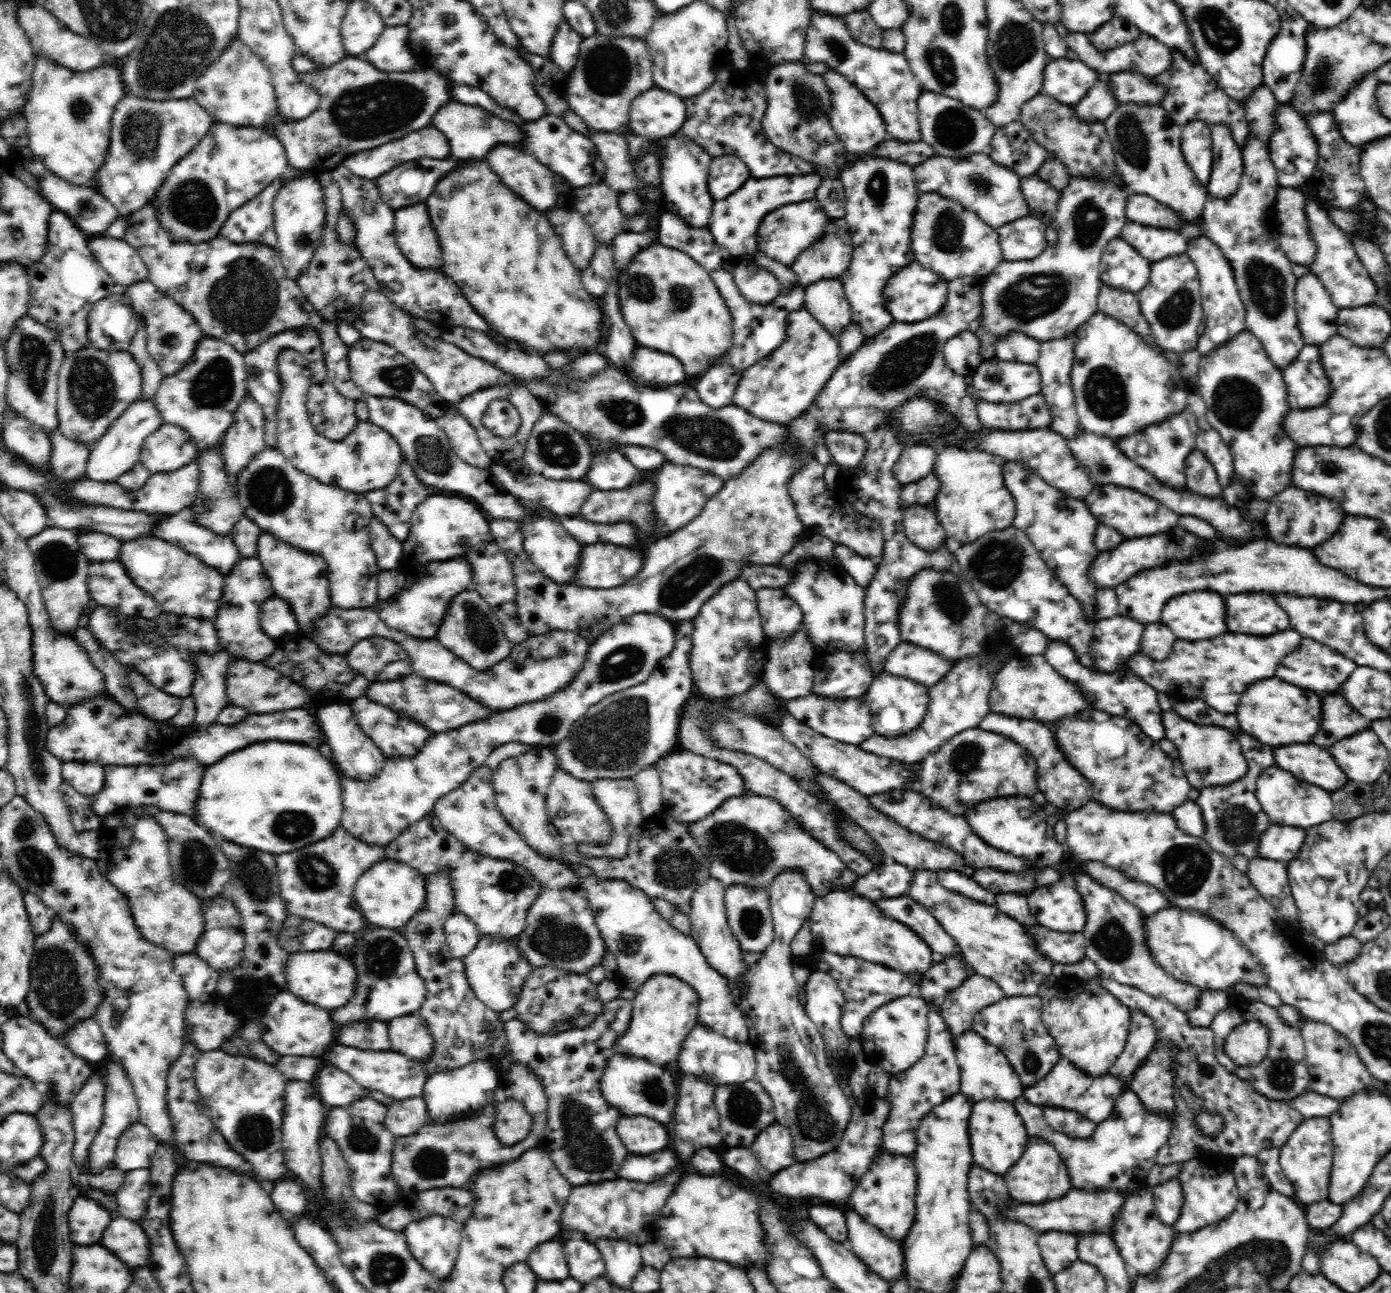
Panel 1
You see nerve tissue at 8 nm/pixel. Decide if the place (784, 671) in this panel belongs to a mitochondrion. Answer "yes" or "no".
yes

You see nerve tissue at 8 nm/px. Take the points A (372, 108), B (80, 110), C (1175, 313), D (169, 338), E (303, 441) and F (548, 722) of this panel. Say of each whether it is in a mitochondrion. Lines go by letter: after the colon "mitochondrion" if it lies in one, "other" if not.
A: mitochondrion
B: mitochondrion
C: mitochondrion
D: mitochondrion
E: other
F: mitochondrion

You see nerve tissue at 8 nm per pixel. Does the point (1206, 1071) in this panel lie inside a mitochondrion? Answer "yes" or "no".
no

